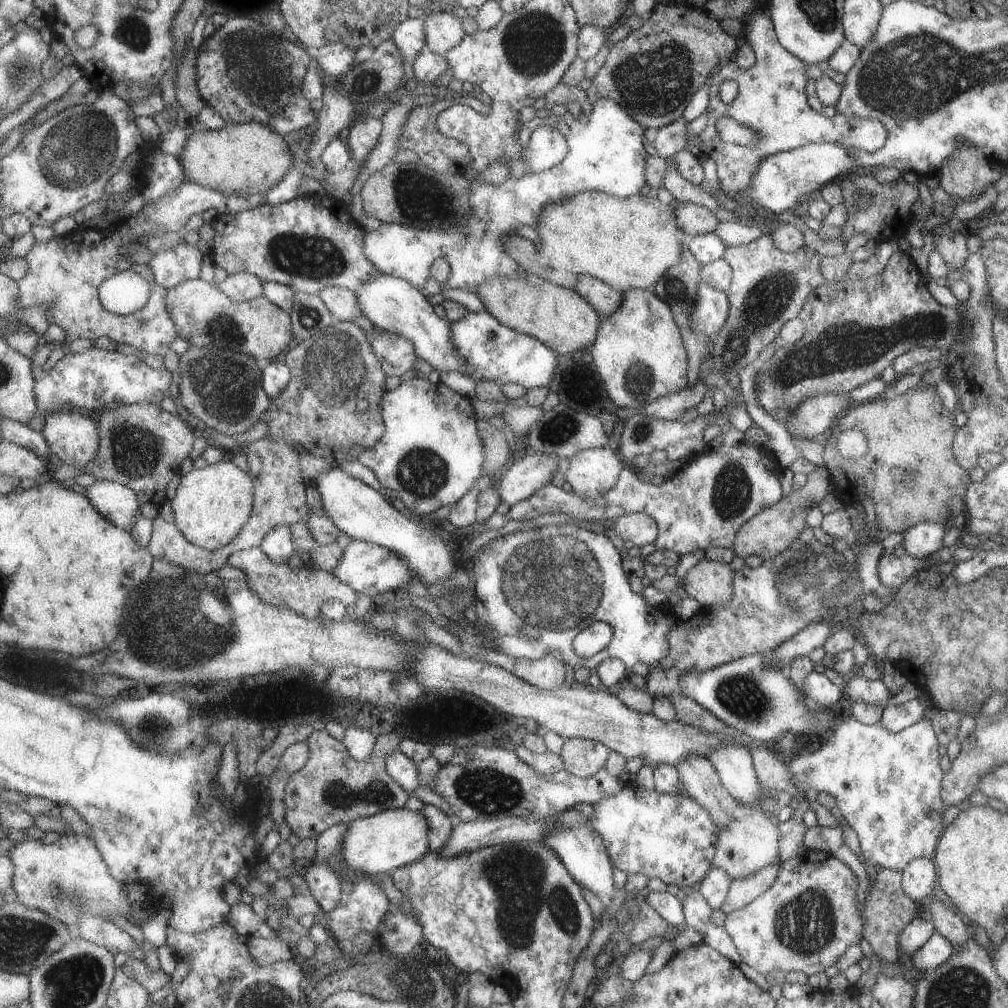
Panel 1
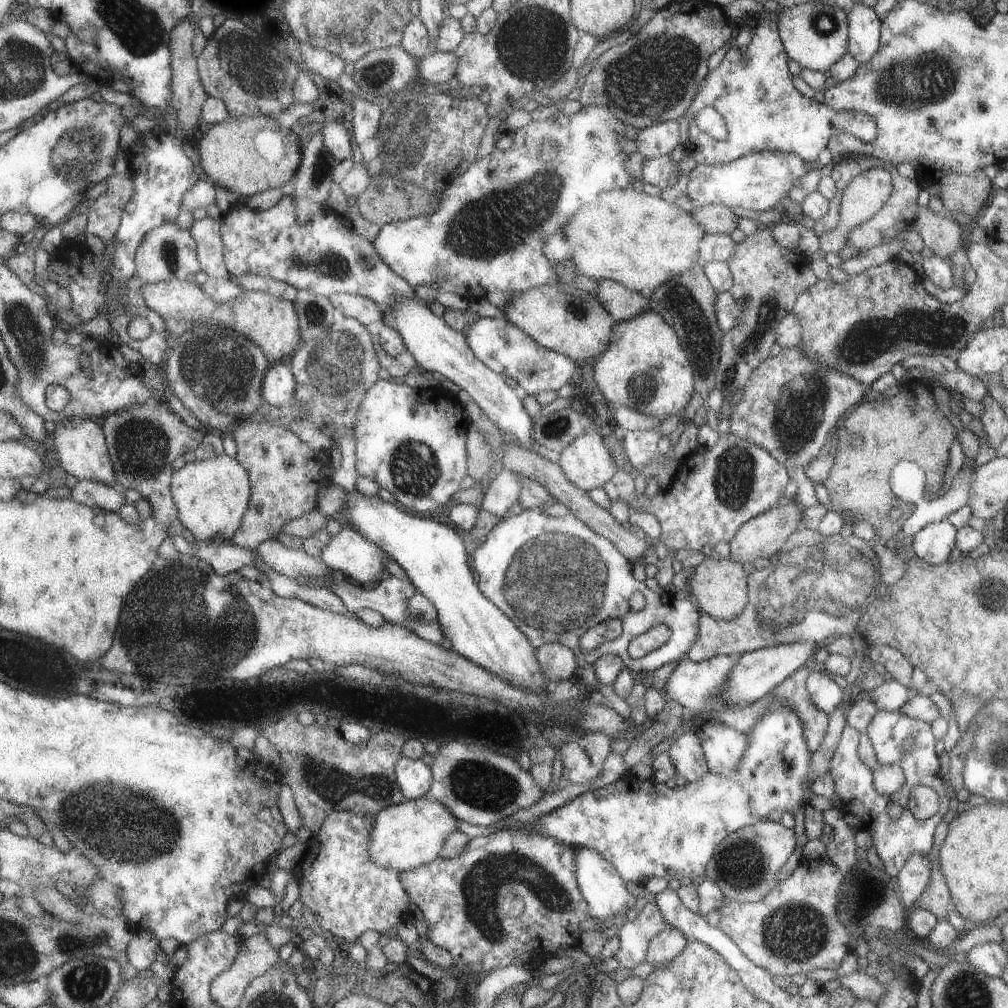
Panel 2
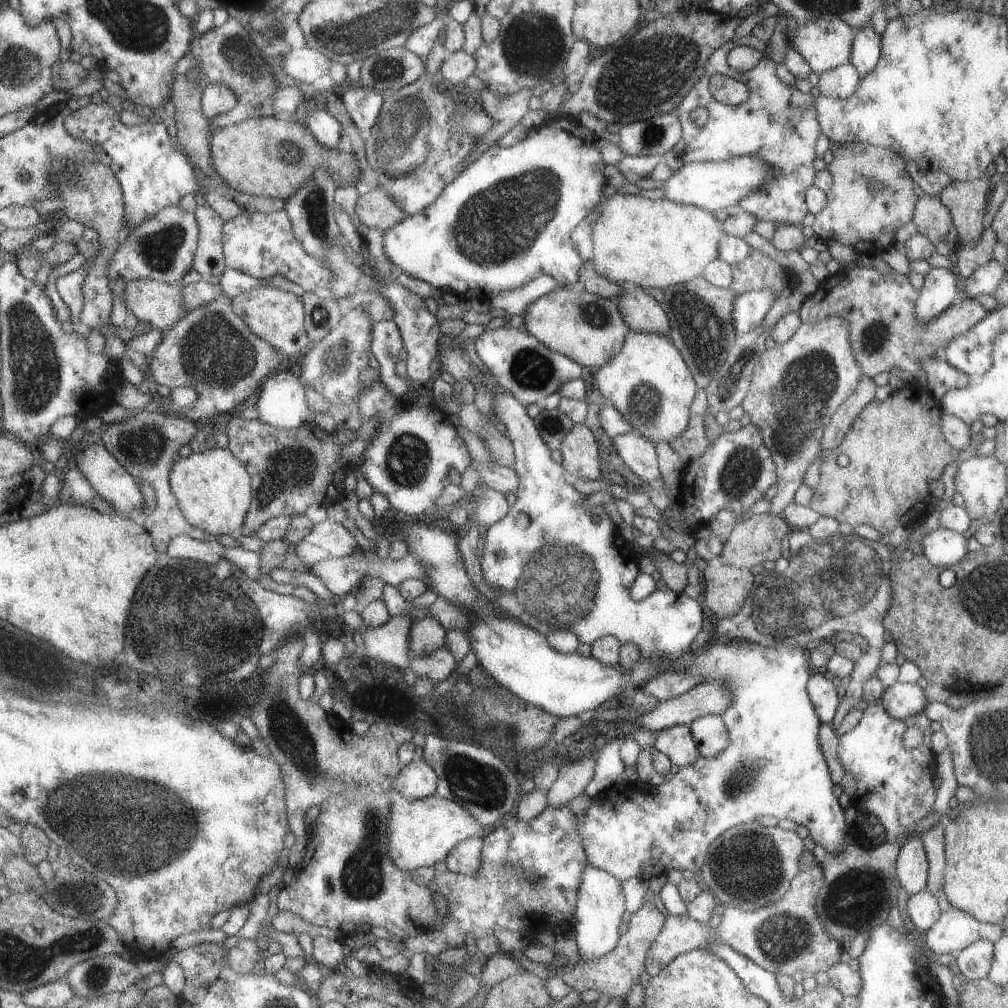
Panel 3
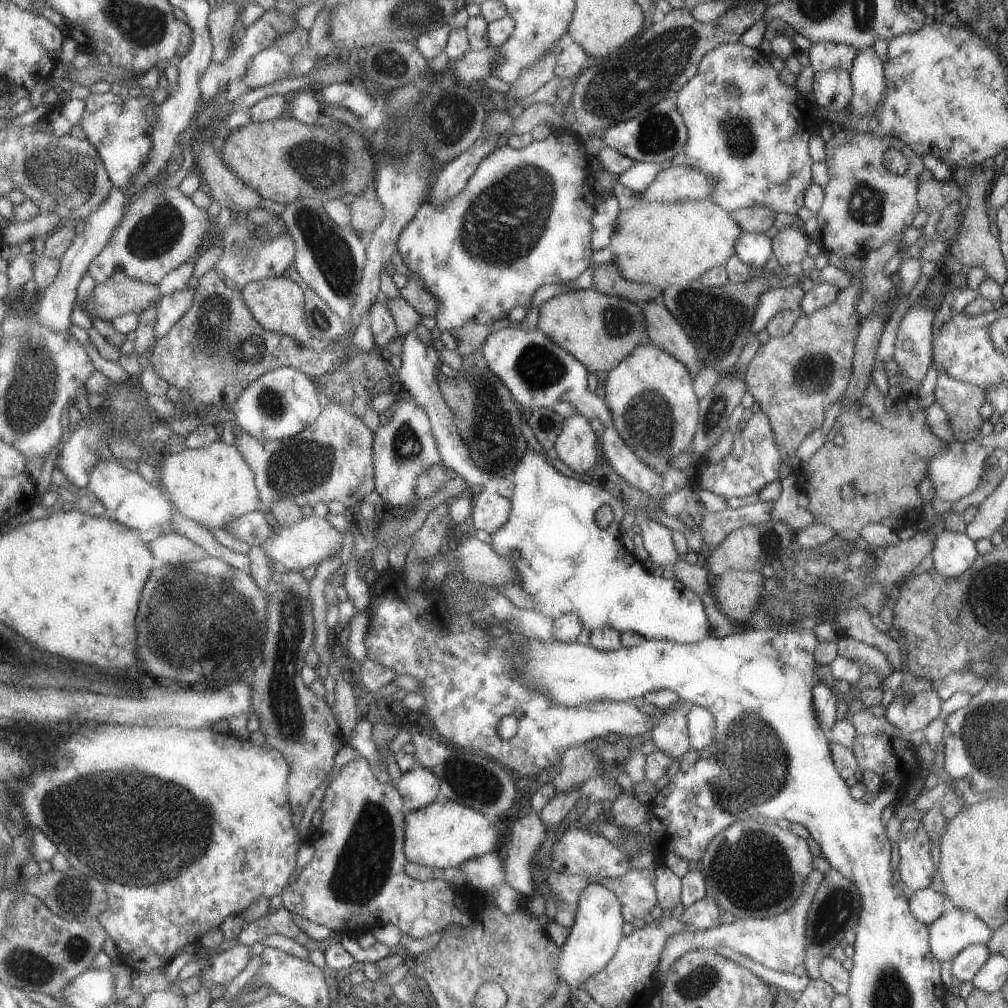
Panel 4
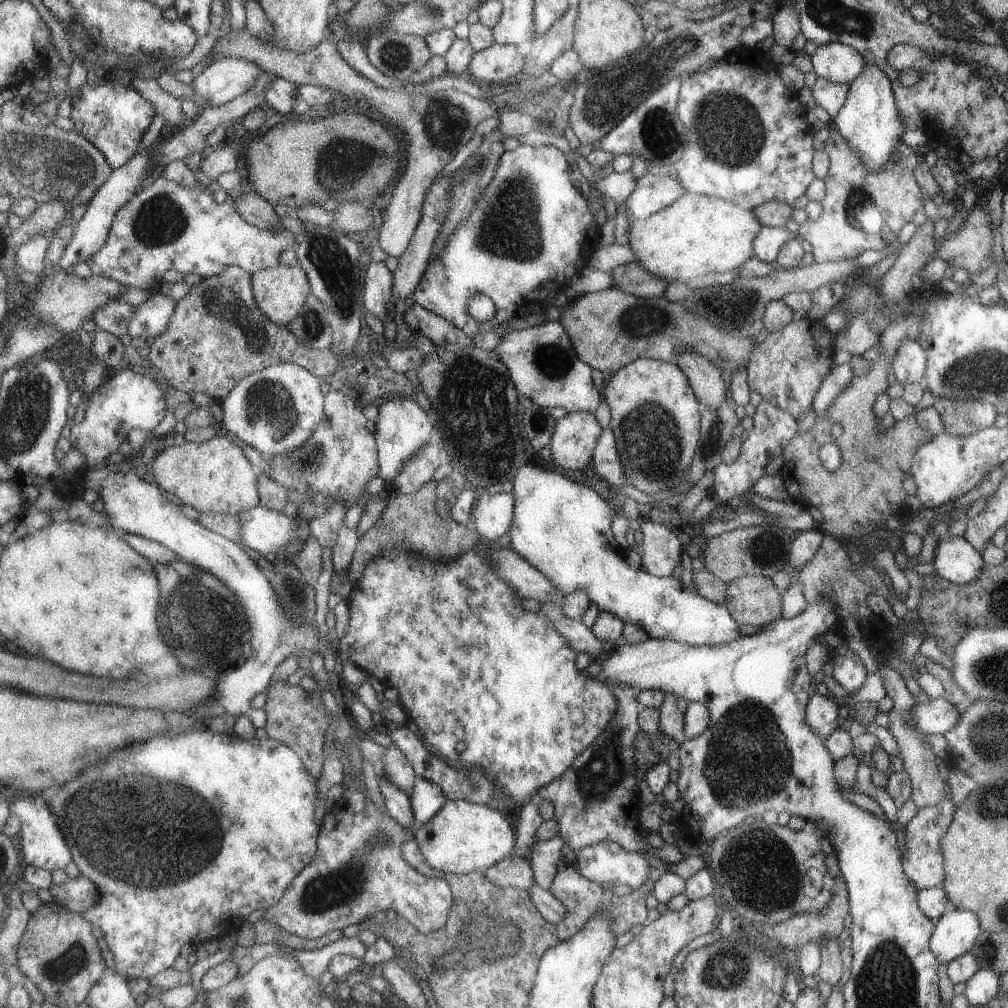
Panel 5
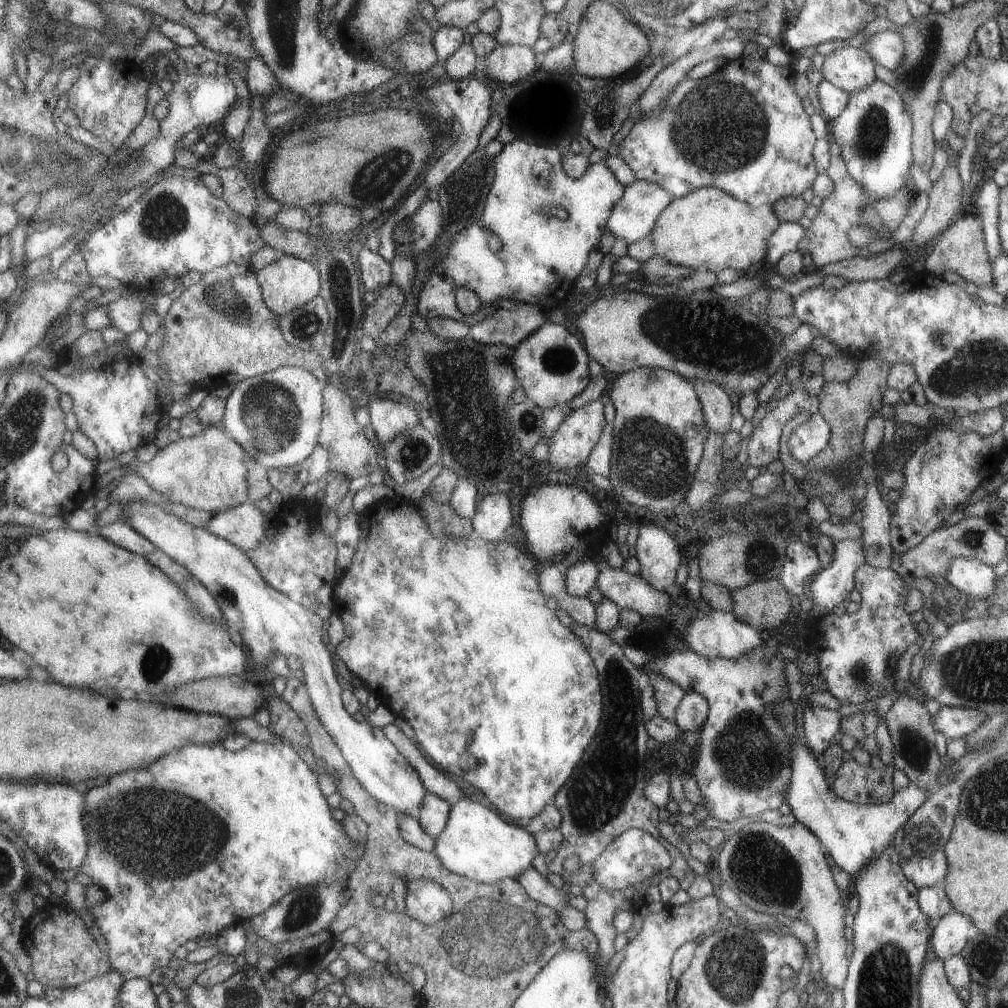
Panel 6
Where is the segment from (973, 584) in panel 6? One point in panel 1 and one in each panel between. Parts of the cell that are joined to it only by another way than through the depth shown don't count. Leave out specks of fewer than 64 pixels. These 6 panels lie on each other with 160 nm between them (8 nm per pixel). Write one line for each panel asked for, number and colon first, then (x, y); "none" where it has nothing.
1: (921, 539)
2: (932, 544)
3: (942, 548)
4: (952, 553)
5: (955, 561)

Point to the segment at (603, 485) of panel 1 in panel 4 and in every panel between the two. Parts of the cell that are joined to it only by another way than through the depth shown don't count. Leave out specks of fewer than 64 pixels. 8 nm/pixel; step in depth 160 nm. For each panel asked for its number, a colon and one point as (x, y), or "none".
2: (587, 462)
3: (580, 451)
4: (576, 447)

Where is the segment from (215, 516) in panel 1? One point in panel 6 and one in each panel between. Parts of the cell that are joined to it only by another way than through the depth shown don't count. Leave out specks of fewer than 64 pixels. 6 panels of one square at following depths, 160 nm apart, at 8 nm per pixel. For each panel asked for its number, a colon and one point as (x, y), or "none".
2: (212, 496)
3: (214, 491)
4: (213, 485)
5: (215, 476)
6: (207, 471)

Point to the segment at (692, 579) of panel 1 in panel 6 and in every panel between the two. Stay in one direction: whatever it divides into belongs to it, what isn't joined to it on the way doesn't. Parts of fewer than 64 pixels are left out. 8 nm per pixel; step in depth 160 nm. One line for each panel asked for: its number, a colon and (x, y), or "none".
2: (718, 586)
3: (726, 586)
4: (735, 593)
5: (753, 600)
6: (764, 605)

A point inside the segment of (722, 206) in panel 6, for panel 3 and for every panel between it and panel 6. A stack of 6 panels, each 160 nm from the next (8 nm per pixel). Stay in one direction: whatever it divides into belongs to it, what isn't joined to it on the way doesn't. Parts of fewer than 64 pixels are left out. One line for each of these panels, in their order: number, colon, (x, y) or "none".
3: (649, 243)
4: (676, 243)
5: (699, 234)

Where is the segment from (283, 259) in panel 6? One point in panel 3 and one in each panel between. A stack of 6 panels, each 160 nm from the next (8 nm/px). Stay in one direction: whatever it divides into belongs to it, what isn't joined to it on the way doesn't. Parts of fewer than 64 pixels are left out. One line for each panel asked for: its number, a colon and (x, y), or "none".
3: (278, 316)
4: (278, 304)
5: (281, 292)

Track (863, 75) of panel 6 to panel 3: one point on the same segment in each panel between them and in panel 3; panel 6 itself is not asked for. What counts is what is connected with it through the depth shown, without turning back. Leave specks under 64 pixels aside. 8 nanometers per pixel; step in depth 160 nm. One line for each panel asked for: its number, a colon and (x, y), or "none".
3: (824, 44)
4: (823, 56)
5: (836, 62)

